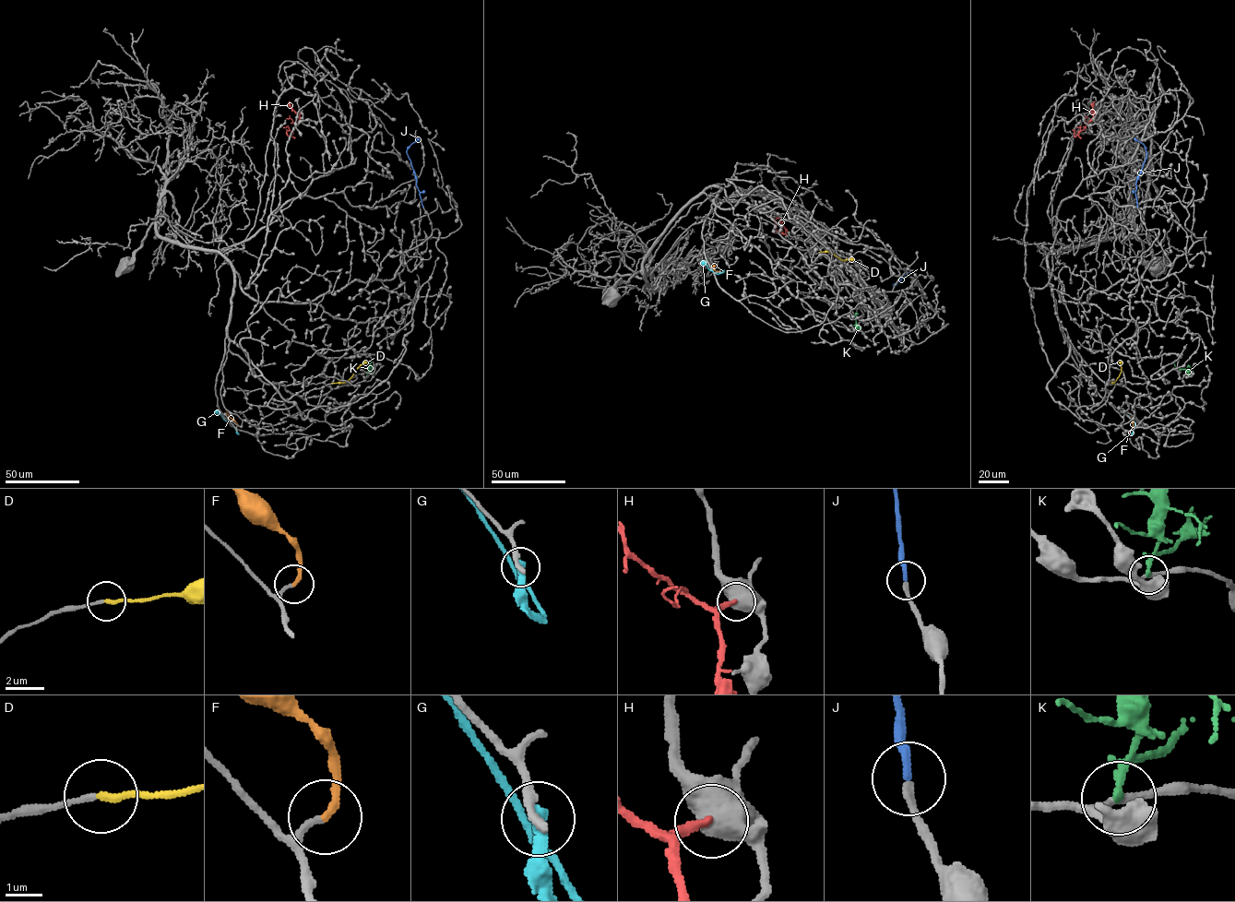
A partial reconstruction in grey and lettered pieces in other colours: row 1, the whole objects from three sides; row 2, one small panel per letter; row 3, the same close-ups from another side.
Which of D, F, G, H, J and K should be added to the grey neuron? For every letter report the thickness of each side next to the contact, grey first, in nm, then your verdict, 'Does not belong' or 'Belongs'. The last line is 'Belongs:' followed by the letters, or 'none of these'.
D: Thickness 130 nm (grey) against 200 nm. Belongs
F: Thickness 140 nm (grey) against 190 nm. Belongs
G: Thickness 300 nm (grey) against 320 nm. Does not belong
H: Thickness 800 nm (grey) against 240 nm. Does not belong
J: Thickness 260 nm (grey) against 240 nm. Belongs
K: Thickness 170 nm (grey) against 240 nm. Does not belong
Belongs: D, F, J

